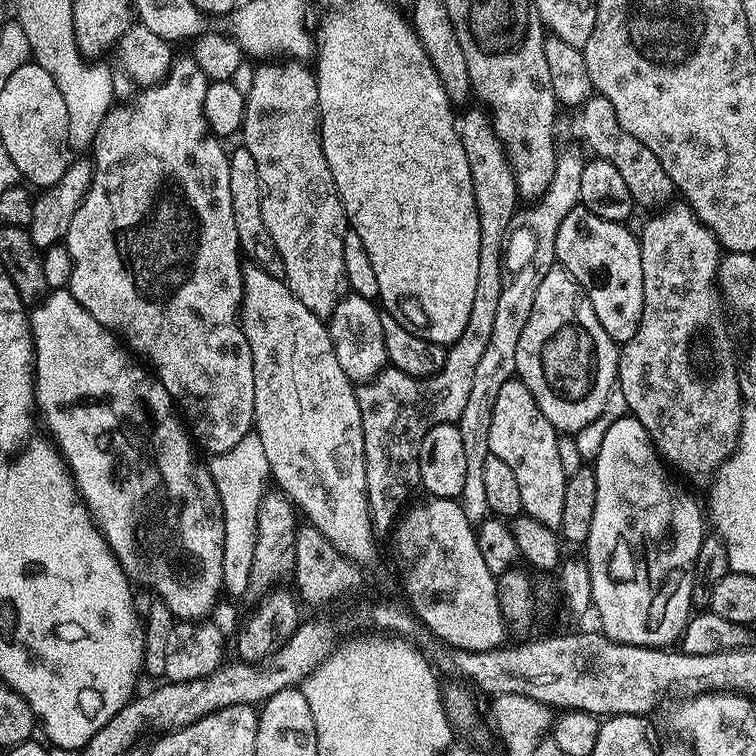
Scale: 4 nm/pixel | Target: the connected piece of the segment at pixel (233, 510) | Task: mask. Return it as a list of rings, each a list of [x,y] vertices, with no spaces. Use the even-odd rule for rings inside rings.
[[[254,430],[248,432],[242,442],[230,446],[230,450],[215,453],[206,465],[213,482],[217,484],[224,511],[225,549],[222,553],[222,578],[228,582],[232,580],[232,564],[247,566],[254,562],[256,511],[260,505],[260,497],[266,491],[264,479],[267,481],[270,476],[266,450],[262,450],[262,438]]]

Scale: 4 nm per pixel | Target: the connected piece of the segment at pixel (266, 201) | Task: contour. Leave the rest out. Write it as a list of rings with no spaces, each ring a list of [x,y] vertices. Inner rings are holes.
[[[264,62],[252,74],[252,89],[246,97],[246,114],[242,129],[242,146],[254,154],[262,190],[262,222],[278,246],[284,263],[284,280],[290,291],[321,318],[331,317],[340,299],[349,291],[346,261],[342,259],[344,236],[350,231],[348,217],[336,189],[326,154],[320,141],[320,107],[316,73],[304,62]]]

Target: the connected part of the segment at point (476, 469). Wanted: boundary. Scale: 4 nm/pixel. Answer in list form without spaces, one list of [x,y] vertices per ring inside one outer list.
[[[512,275],[507,277],[502,295],[498,298],[498,311],[494,313],[494,331],[490,334],[490,343],[474,370],[474,386],[470,389],[470,399],[466,401],[466,410],[462,410],[458,421],[462,443],[466,449],[466,486],[462,486],[458,501],[473,526],[480,525],[490,516],[482,475],[482,462],[486,462],[490,454],[490,414],[494,414],[498,390],[502,390],[502,385],[516,376],[518,338],[522,338],[522,326],[526,326],[530,318],[534,294],[538,294],[538,288],[530,286],[528,282],[516,282]]]

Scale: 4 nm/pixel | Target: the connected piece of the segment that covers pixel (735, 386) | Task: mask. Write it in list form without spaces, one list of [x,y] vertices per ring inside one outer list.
[[[683,202],[673,203],[649,216],[652,217],[645,222],[644,229],[638,232],[642,254],[642,318],[634,338],[619,349],[618,387],[626,398],[628,412],[642,422],[661,457],[686,479],[708,482],[736,449],[746,407],[745,401],[740,401],[742,376],[732,353],[732,336],[724,325],[725,313],[715,285],[722,245]]]

